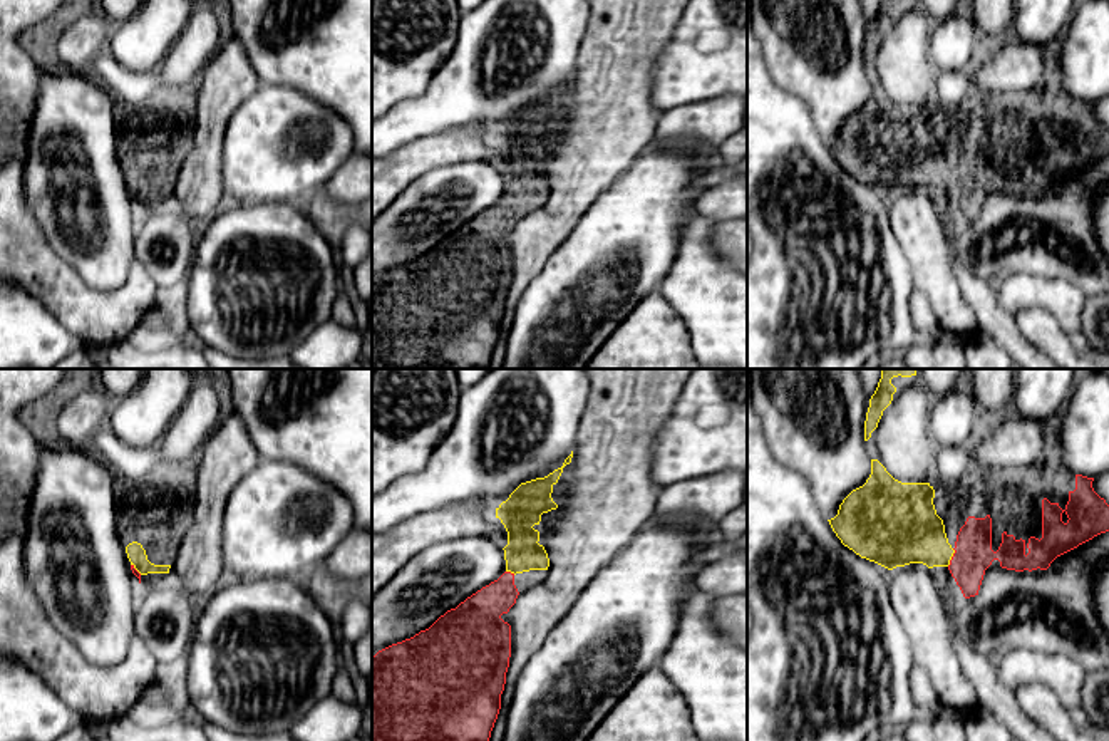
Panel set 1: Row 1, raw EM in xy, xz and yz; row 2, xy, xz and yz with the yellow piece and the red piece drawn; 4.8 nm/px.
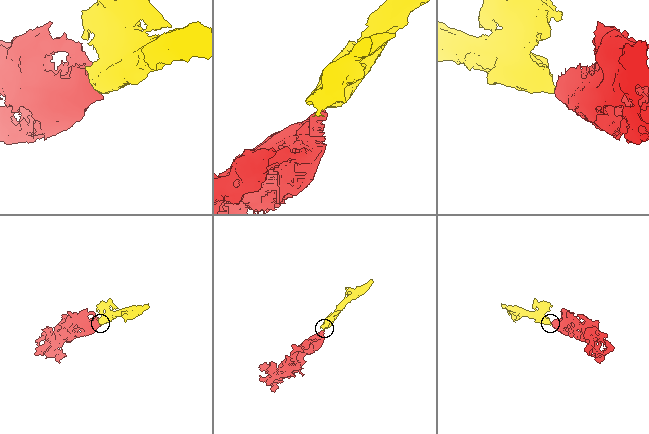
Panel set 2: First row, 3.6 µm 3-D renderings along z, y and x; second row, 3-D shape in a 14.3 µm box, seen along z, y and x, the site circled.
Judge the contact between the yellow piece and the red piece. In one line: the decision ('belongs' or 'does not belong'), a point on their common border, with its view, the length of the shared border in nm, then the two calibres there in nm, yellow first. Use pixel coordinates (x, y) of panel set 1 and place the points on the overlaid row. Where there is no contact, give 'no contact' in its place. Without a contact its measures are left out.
belongs; meets yellow in yz at (952, 555); contact 90 nm long; 320 nm thick on the yellow side, 180 nm on the other

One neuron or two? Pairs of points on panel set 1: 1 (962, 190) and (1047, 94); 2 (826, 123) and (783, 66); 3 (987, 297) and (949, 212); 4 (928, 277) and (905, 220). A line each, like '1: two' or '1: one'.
1: one
2: one
3: one
4: one

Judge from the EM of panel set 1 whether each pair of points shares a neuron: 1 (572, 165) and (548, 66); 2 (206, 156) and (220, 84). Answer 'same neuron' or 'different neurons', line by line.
1: different neurons
2: same neuron

